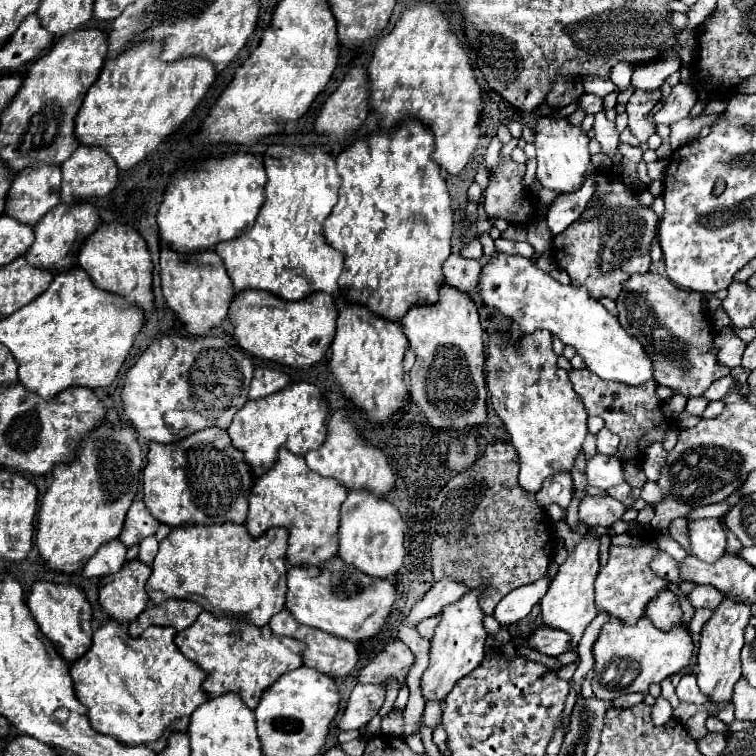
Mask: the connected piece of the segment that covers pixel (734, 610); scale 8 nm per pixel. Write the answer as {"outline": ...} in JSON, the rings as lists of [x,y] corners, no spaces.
{"outline":[[[724,598],[722,606],[714,610],[712,618],[702,628],[700,638],[700,650],[696,658],[696,678],[700,690],[710,698],[712,704],[716,704],[716,710],[722,710],[730,704],[734,684],[740,680],[740,650],[744,646],[744,628],[750,620],[748,606],[742,606],[738,602],[732,602],[732,598]]]}

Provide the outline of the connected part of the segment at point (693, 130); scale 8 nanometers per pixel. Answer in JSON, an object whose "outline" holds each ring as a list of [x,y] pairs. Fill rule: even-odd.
{"outline":[[[710,114],[710,116],[698,116],[698,118],[690,118],[688,116],[682,122],[674,122],[674,126],[670,126],[672,128],[672,134],[670,134],[670,146],[672,146],[672,150],[678,150],[686,142],[692,142],[698,136],[698,132],[704,126],[714,124],[718,116],[722,116],[722,114]]]}

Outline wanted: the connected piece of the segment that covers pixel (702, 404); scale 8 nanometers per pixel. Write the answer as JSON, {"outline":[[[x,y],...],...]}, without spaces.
{"outline":[[[690,398],[688,404],[686,404],[686,412],[692,414],[692,416],[702,416],[706,406],[708,406],[706,398]]]}

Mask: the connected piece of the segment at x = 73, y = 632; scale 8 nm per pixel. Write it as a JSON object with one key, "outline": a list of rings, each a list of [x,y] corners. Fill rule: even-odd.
{"outline":[[[38,580],[32,584],[32,590],[26,598],[26,604],[44,632],[44,636],[56,646],[58,654],[66,662],[74,662],[84,654],[84,650],[90,648],[90,638],[92,638],[92,608],[84,596],[84,592],[78,586],[70,584],[54,584],[46,580]]]}

